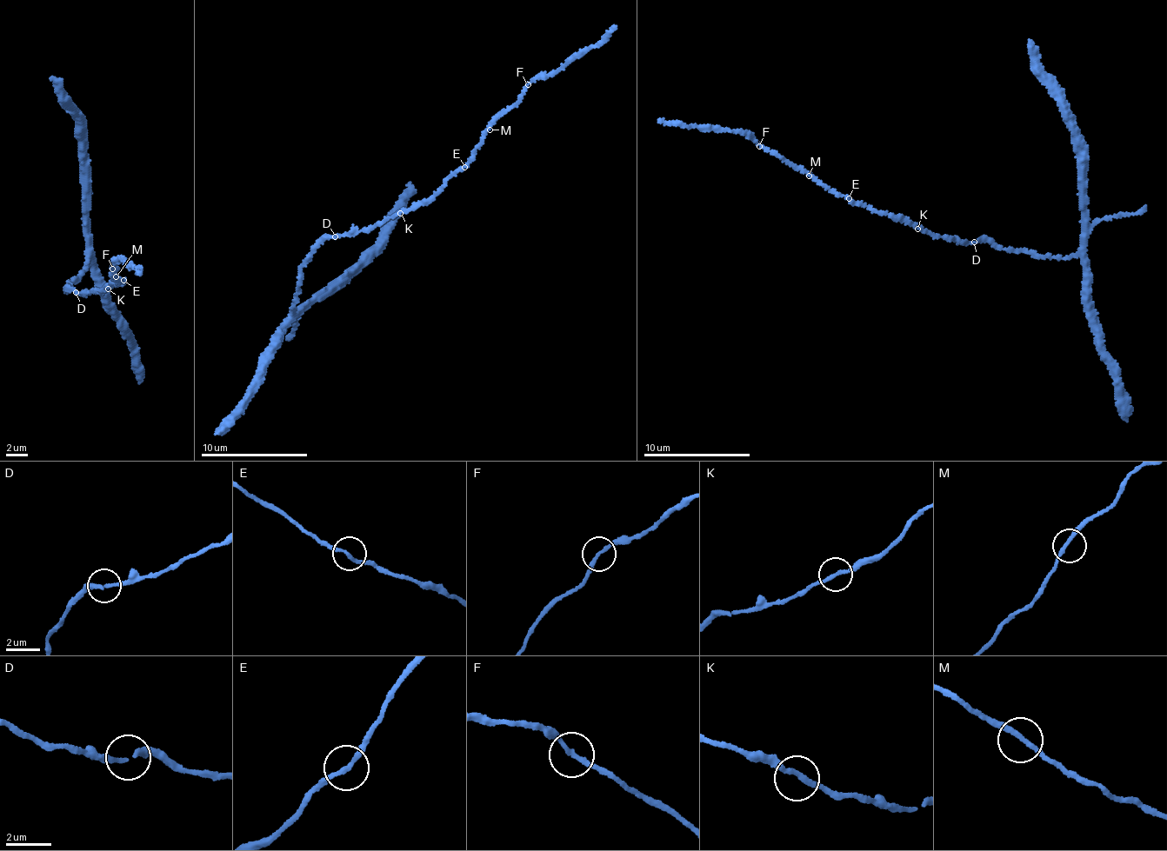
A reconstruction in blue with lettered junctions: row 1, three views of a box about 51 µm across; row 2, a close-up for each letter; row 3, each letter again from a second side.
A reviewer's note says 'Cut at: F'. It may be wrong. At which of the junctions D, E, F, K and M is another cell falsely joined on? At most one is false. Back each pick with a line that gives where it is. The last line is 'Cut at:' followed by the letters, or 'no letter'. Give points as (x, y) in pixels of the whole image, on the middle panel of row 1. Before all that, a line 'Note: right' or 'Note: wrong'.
Note: wrong
Cut at: no letter

